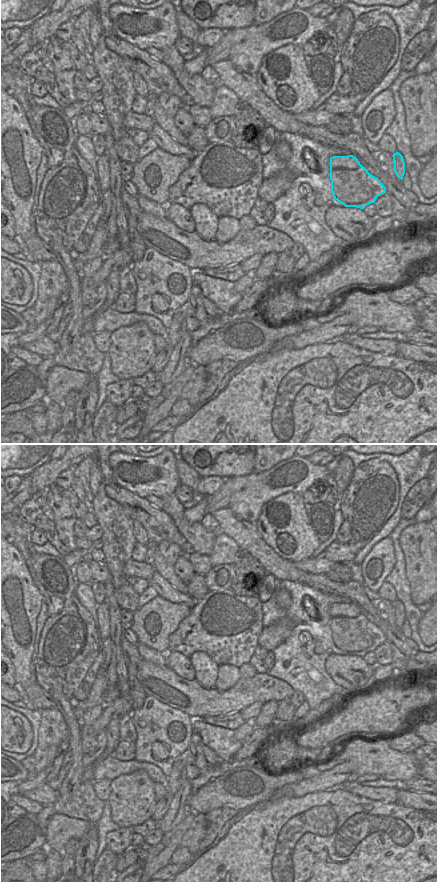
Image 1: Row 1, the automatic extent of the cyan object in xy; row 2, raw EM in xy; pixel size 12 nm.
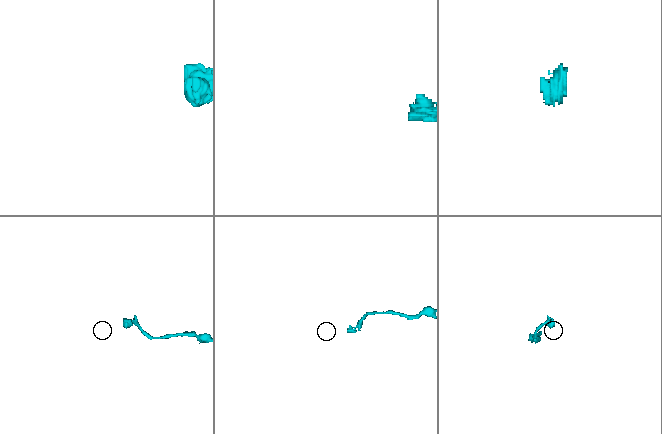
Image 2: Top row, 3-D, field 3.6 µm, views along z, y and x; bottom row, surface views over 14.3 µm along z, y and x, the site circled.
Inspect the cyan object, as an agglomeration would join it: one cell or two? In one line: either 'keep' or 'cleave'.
cleave

